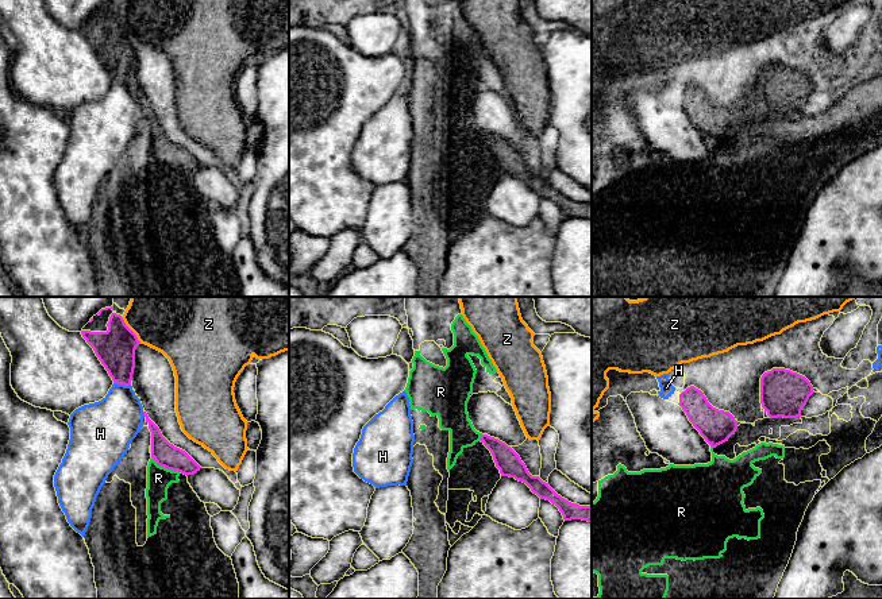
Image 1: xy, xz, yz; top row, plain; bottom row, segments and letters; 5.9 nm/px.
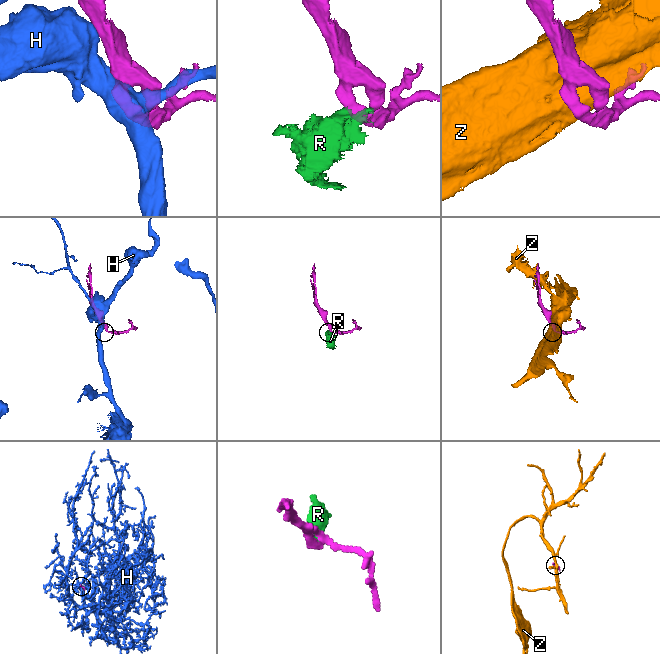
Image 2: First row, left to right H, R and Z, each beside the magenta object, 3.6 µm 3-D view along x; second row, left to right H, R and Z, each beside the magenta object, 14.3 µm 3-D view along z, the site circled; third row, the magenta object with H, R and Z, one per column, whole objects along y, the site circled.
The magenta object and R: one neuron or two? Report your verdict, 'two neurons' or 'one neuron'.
two neurons

